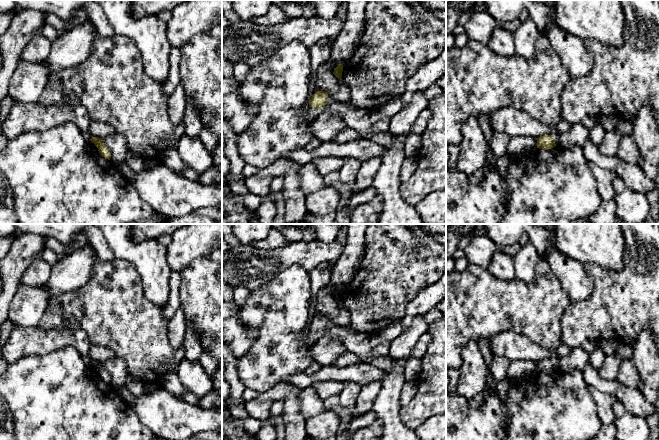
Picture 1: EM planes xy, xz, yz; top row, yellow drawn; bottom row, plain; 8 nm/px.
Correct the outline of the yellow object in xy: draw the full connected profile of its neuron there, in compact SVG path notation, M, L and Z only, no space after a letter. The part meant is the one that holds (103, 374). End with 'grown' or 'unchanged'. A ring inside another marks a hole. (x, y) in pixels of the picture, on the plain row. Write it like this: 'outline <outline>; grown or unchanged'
outline M92 360L90 365L95 368L95 370L98 372L98 375L101 378L102 381L110 384L111 377L110 377L110 374L104 368L103 362L97 362L97 361Z; unchanged

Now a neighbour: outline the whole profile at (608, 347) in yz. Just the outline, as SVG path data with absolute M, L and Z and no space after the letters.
M604 340L600 342L600 348L606 355L615 353L618 347L619 343L616 340Z

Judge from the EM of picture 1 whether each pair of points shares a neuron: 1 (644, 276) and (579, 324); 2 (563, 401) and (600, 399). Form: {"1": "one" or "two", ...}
{"1": "one", "2": "two"}

